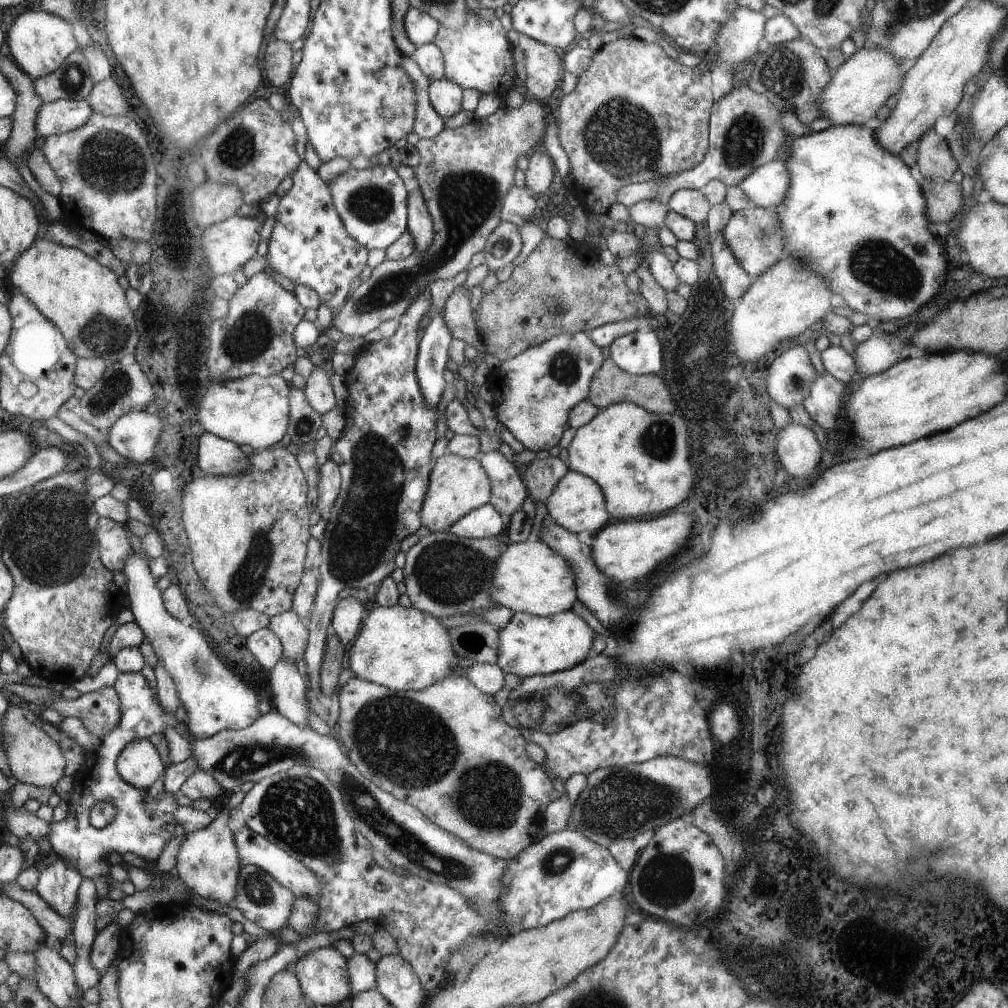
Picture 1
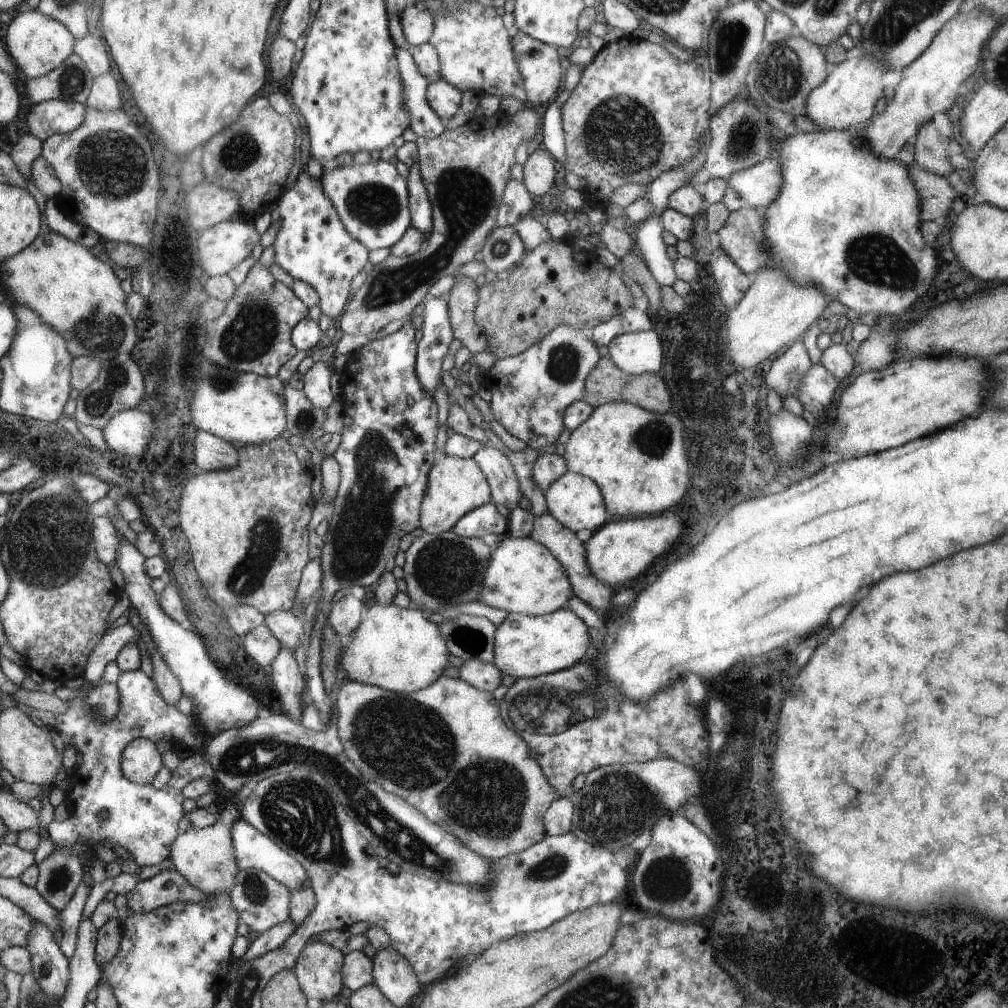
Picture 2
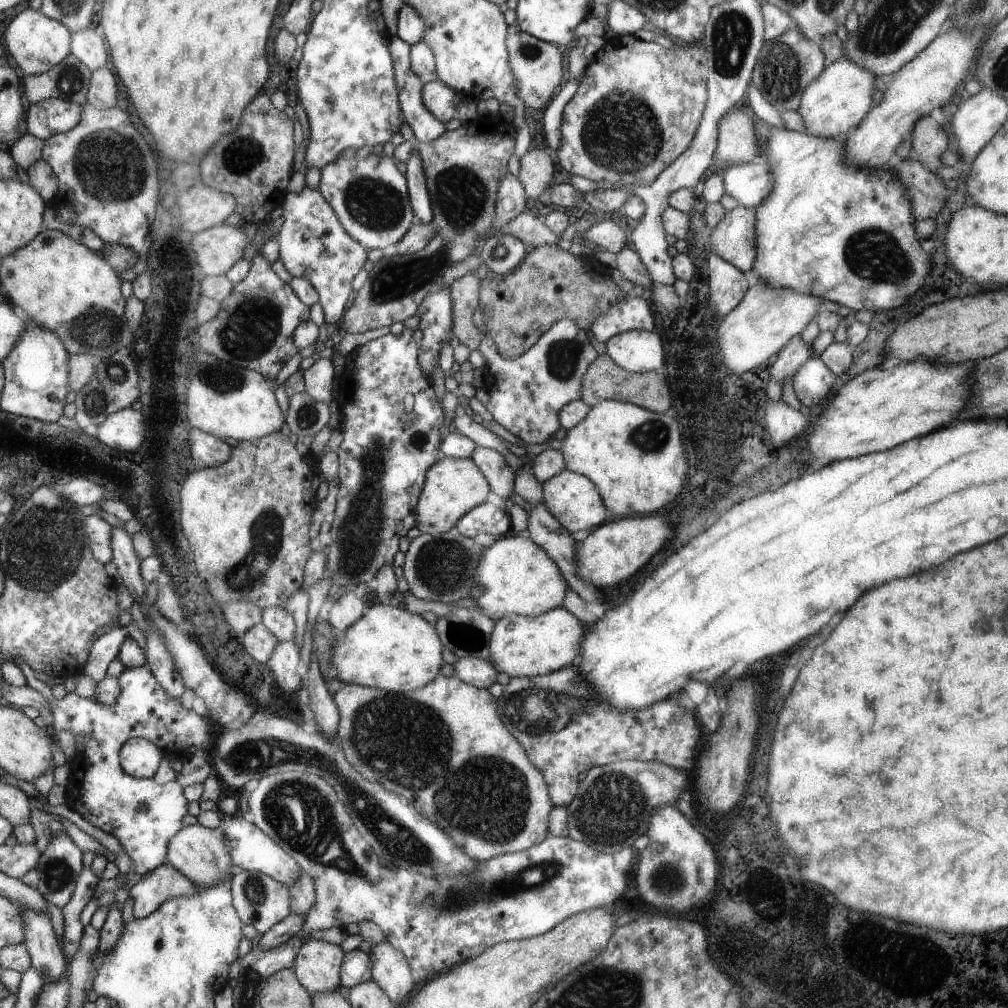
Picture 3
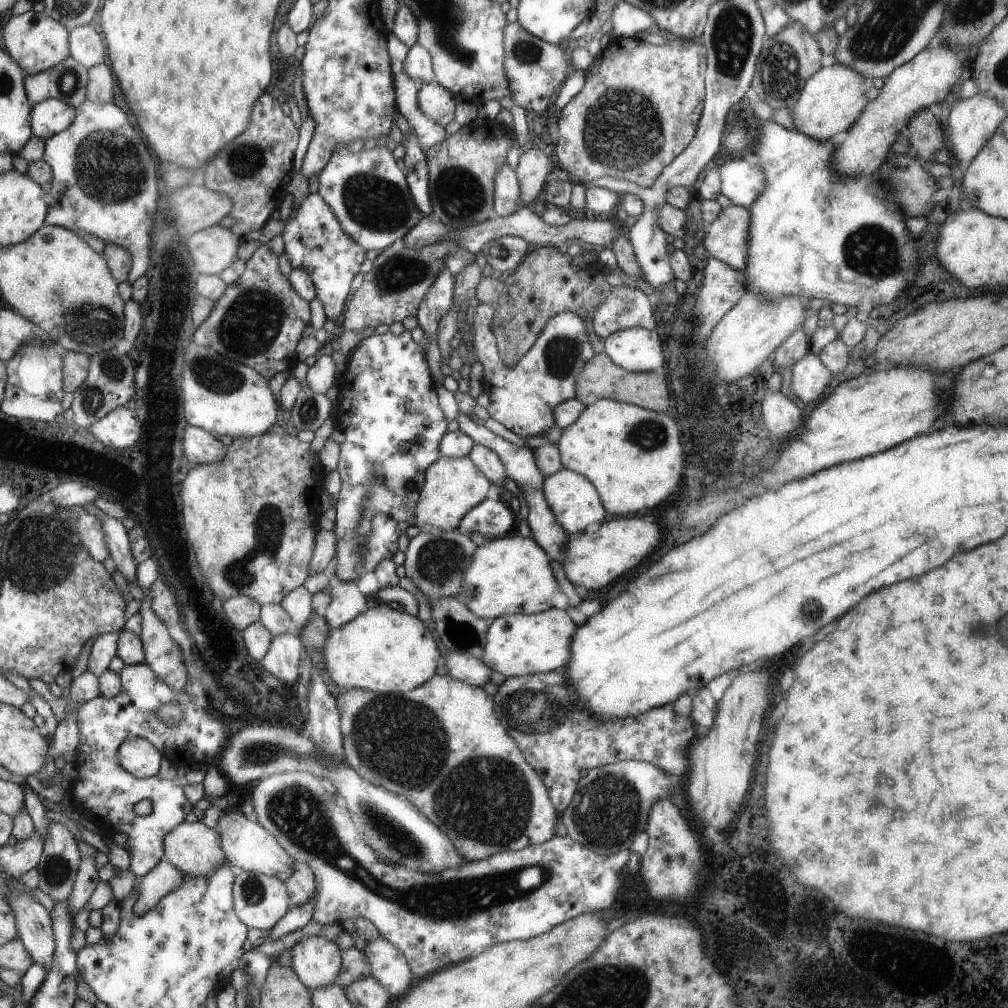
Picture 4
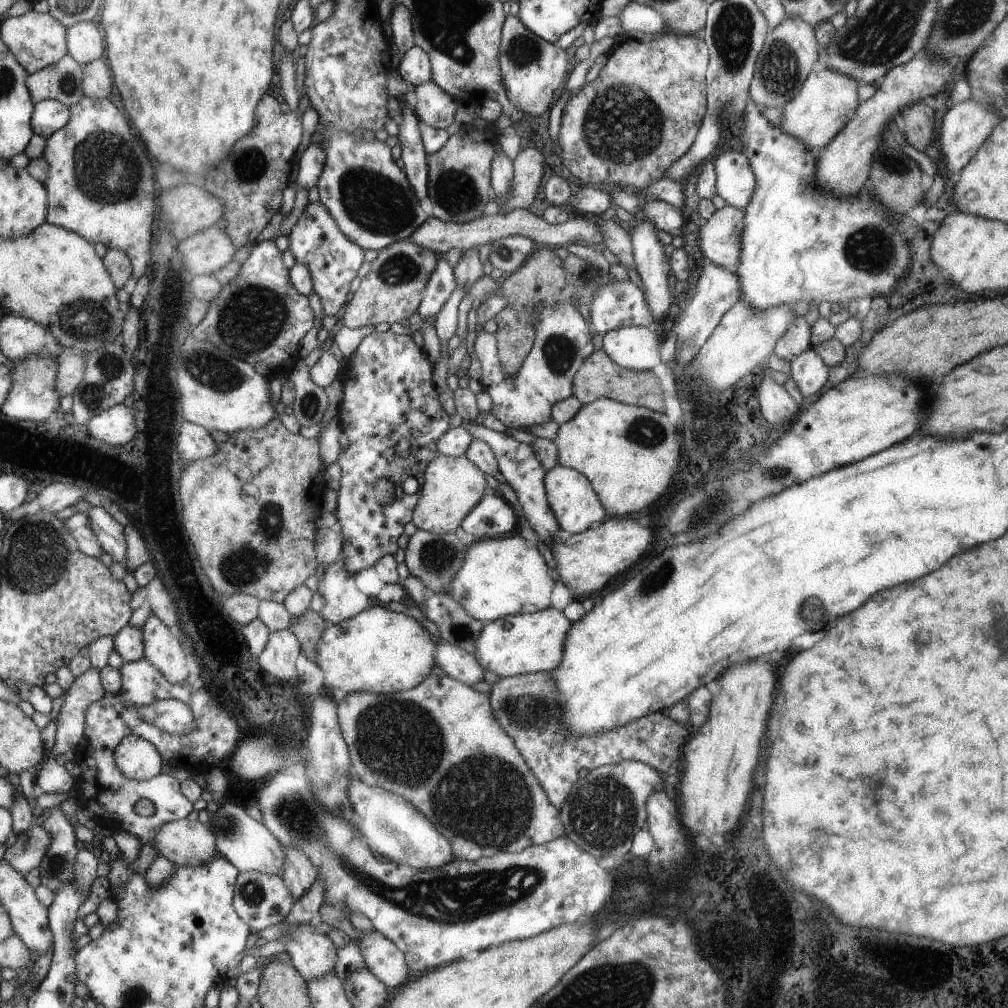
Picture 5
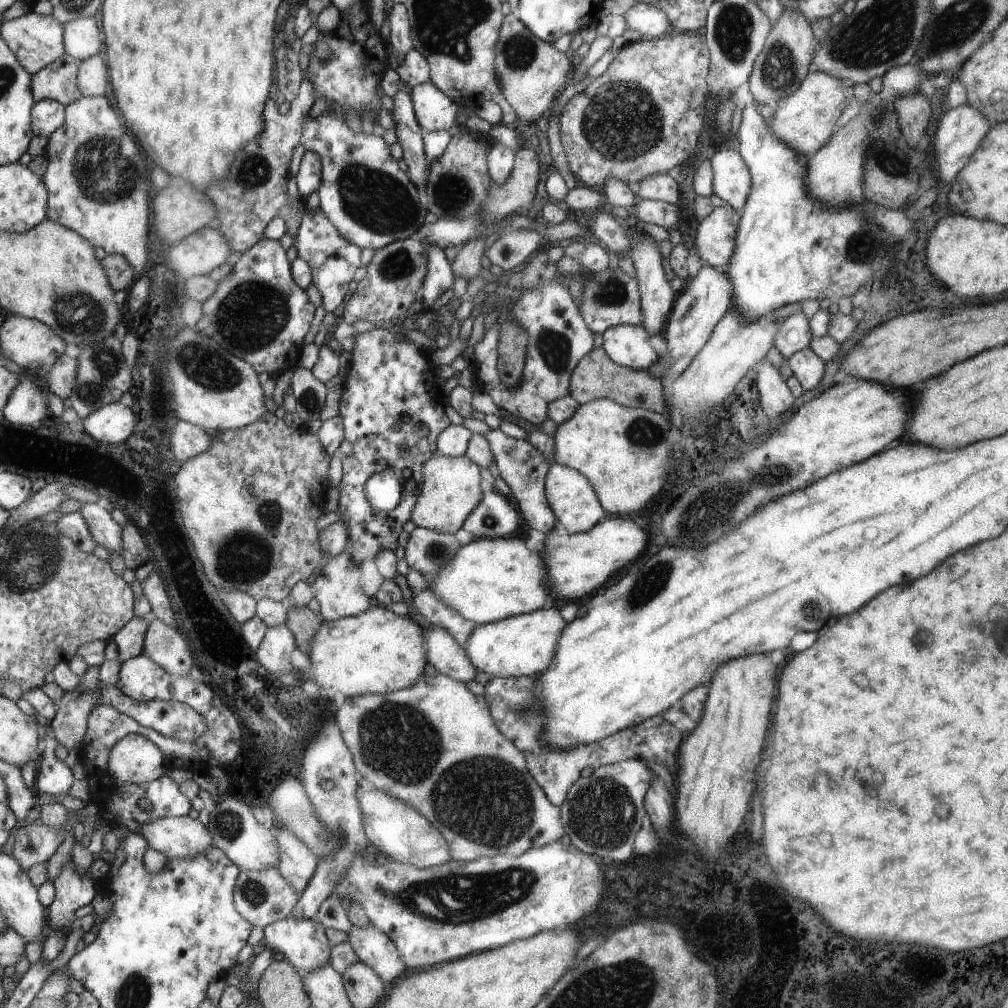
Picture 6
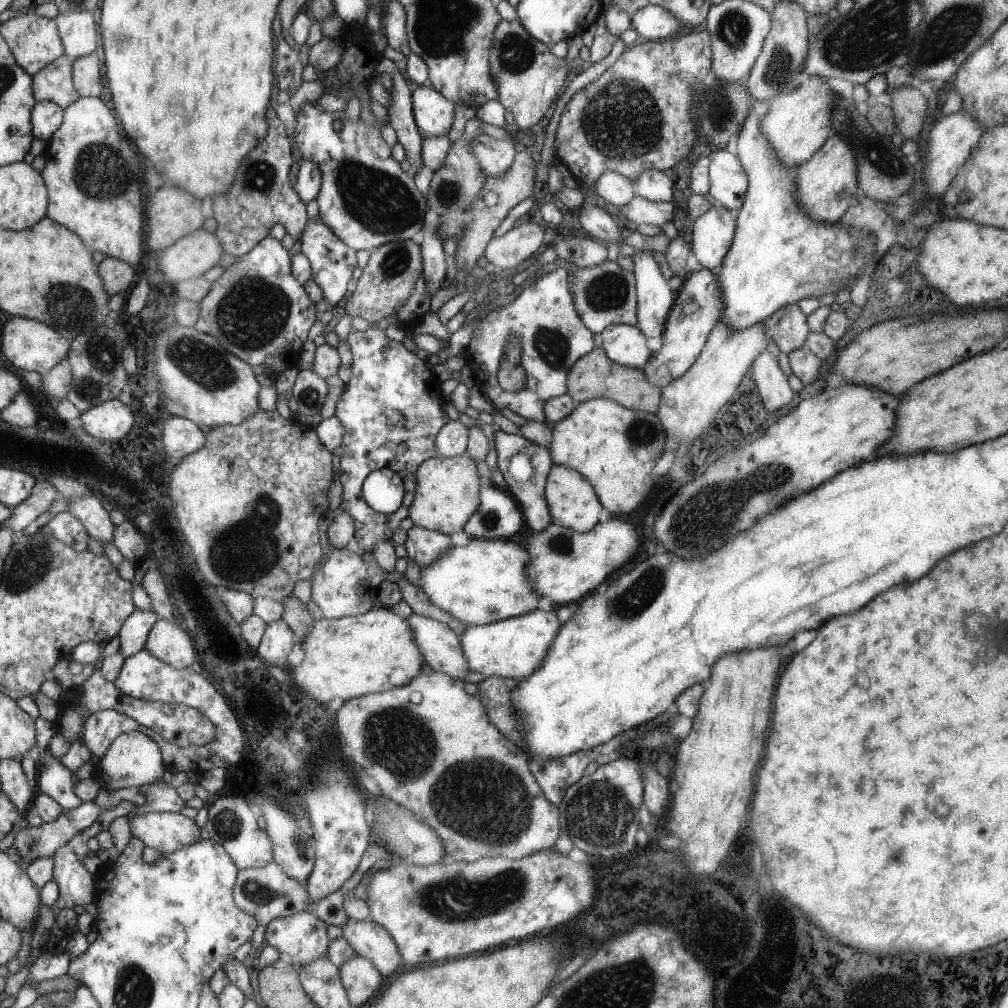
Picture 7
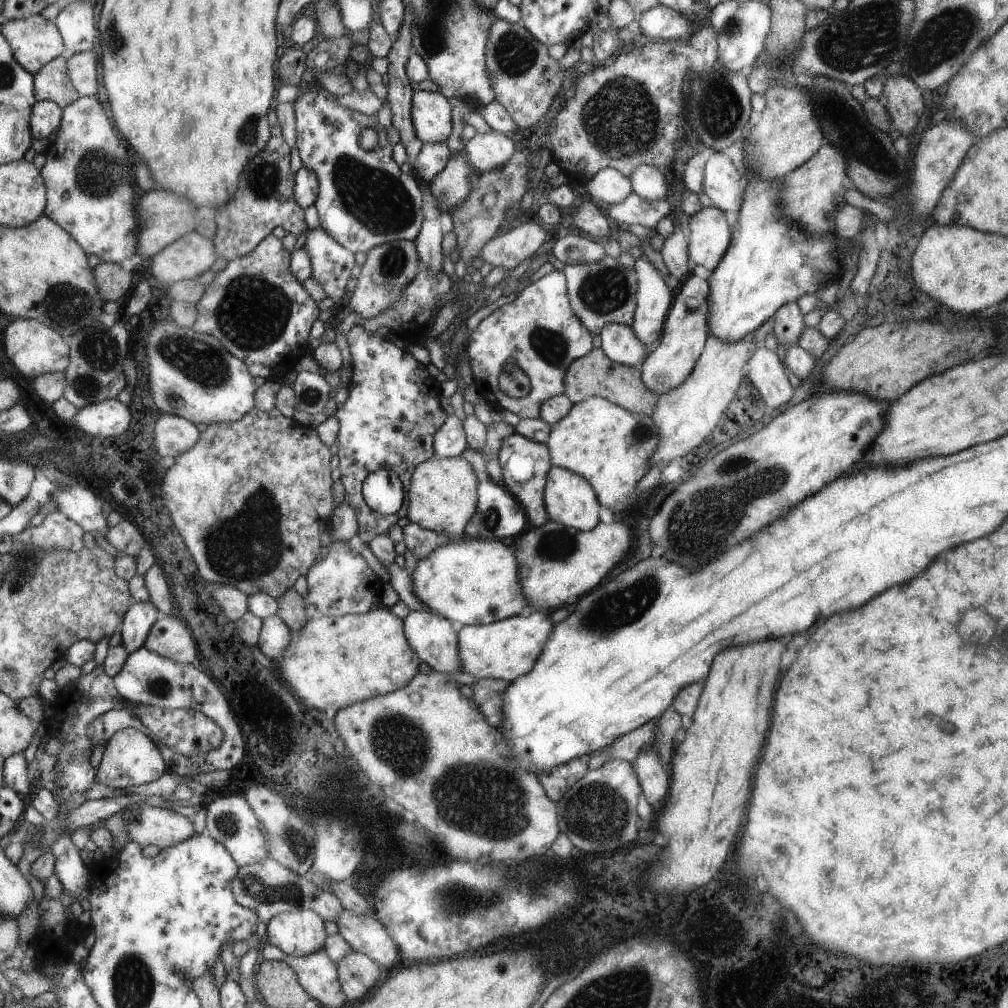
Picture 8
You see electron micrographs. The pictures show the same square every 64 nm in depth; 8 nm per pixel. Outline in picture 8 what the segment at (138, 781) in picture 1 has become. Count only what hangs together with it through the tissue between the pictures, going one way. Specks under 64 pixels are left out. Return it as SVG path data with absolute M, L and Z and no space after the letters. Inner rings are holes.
M125 728L117 732L105 746L104 756L98 767L99 782L108 787L120 789L139 786L156 781L165 772L165 764L159 756L159 750L145 733L135 728Z

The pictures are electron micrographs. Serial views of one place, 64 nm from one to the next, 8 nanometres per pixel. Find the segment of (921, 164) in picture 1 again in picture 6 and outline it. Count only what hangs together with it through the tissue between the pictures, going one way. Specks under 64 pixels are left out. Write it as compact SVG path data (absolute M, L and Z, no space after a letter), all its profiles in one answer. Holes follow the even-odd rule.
M917 92L895 99L891 108L897 113L900 132L906 144L911 148L916 147L930 120L929 100Z

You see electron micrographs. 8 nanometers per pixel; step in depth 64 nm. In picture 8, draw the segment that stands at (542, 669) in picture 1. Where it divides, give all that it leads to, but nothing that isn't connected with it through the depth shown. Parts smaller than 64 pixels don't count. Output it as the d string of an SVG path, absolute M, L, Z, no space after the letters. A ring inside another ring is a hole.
M541 610L532 611L525 617L513 615L484 625L463 625L457 633L458 655L462 664L460 670L477 679L501 679L510 683L530 672L549 641L553 628Z

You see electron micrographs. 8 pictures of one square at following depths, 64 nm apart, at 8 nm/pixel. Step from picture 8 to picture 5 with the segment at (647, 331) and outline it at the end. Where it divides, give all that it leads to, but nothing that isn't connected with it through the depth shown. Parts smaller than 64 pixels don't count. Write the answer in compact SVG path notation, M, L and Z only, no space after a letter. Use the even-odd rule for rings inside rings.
M641 217L641 222L637 223L628 233L632 244L632 255L636 272L643 284L642 293L645 295L646 306L652 314L653 327L657 325L657 320L663 312L667 312L671 302L671 293L667 288L667 276L669 276L669 259L663 253L663 243L659 241L656 233L656 226L649 220Z

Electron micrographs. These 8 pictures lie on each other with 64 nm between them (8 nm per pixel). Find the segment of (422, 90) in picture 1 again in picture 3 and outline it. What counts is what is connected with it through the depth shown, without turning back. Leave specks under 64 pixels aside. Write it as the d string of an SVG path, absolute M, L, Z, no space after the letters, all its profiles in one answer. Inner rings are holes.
M391 37L390 53L394 57L394 79L398 87L398 103L403 118L414 133L414 142L430 141L443 131L443 123L427 110L422 101L423 82L411 70L410 47L398 37Z

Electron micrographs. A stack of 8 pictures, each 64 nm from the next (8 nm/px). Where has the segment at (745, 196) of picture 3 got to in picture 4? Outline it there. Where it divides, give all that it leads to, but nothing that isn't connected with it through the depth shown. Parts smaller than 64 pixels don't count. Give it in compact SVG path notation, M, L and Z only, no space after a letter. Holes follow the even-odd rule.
M743 156L725 158L716 169L720 176L720 194L734 205L749 208L764 189L764 172Z

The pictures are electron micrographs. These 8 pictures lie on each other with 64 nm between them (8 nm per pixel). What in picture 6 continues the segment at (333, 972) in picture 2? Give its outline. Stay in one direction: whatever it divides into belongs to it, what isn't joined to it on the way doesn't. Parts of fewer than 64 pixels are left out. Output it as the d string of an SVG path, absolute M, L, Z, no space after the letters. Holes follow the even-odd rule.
M293 916L272 922L263 929L265 944L273 952L284 954L285 960L291 963L300 973L311 973L319 967L324 967L330 961L330 950L333 945L326 937L325 927L316 918L302 919Z

